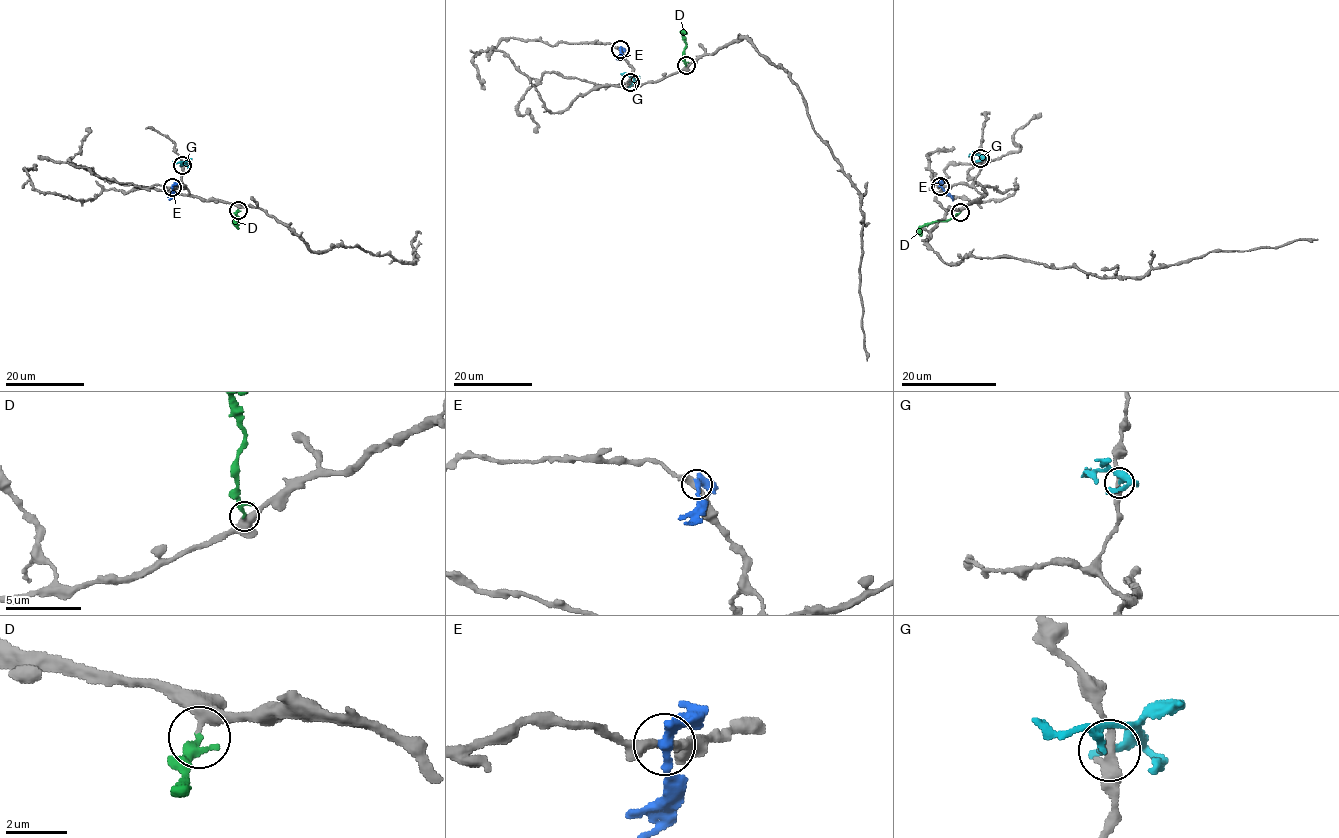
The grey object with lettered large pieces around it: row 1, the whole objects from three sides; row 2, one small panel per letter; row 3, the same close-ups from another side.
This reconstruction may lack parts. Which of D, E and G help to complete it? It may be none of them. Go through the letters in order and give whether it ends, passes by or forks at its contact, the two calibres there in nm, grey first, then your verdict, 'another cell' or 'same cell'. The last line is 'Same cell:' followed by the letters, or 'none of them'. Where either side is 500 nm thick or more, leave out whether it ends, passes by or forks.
D: it passes by | 320/190 nm | same cell
E: it passes by | 280/320 nm | another cell
G: it forks | 340/200 nm | another cell
Same cell: D

